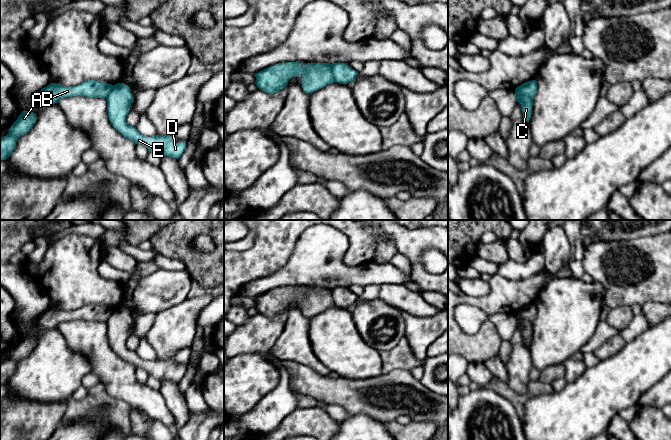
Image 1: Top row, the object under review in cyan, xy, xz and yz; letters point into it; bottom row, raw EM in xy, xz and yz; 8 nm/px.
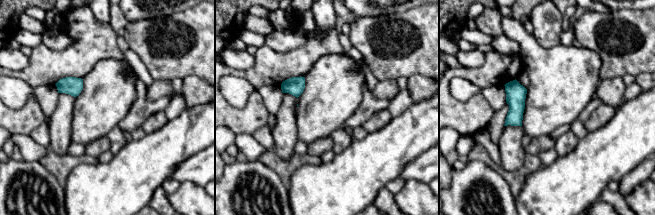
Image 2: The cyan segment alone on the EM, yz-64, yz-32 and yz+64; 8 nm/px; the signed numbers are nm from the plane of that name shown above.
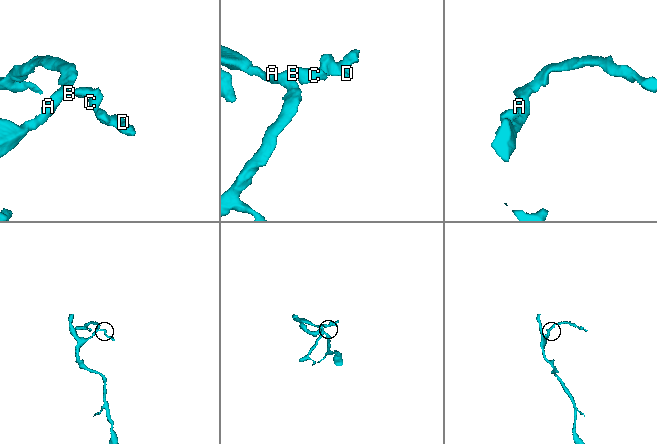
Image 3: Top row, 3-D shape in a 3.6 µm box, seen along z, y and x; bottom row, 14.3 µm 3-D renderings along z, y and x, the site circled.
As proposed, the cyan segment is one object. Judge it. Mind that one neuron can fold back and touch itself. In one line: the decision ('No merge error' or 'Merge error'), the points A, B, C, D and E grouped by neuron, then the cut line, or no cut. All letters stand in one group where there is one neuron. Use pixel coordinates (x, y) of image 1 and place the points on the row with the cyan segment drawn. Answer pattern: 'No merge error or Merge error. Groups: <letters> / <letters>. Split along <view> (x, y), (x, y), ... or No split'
Merge error. Groups: A B / C D E. Split along xz (330, 64), (335, 81)

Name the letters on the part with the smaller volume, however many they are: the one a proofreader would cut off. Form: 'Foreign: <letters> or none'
Foreign: C, D, E

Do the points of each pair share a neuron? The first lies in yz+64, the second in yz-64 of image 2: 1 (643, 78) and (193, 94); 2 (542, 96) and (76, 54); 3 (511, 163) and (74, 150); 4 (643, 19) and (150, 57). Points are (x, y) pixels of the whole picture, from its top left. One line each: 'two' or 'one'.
1: one
2: two
3: two
4: one

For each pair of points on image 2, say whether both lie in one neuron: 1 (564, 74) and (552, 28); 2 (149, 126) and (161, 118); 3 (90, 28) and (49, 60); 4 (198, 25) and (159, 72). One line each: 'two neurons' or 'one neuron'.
1: two neurons
2: one neuron
3: one neuron
4: one neuron

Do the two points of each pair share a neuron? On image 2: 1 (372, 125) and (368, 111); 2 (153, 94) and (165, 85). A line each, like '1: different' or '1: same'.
1: different
2: same

